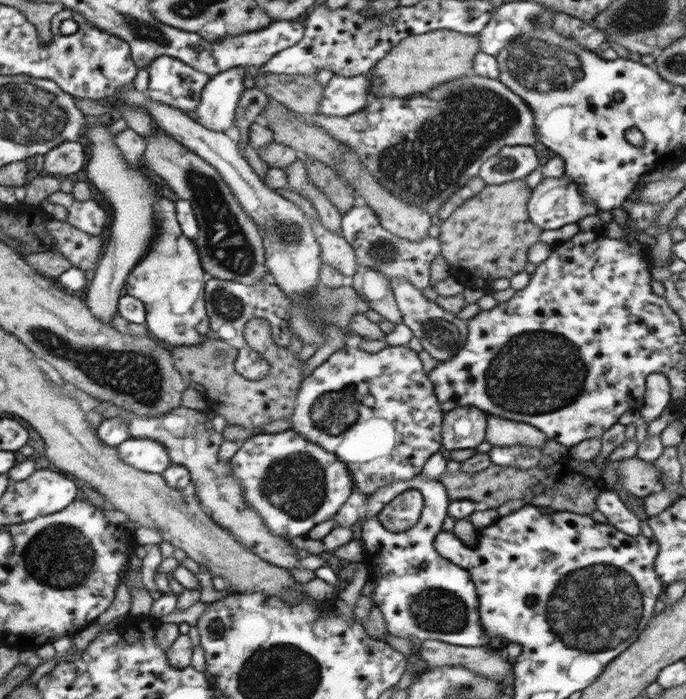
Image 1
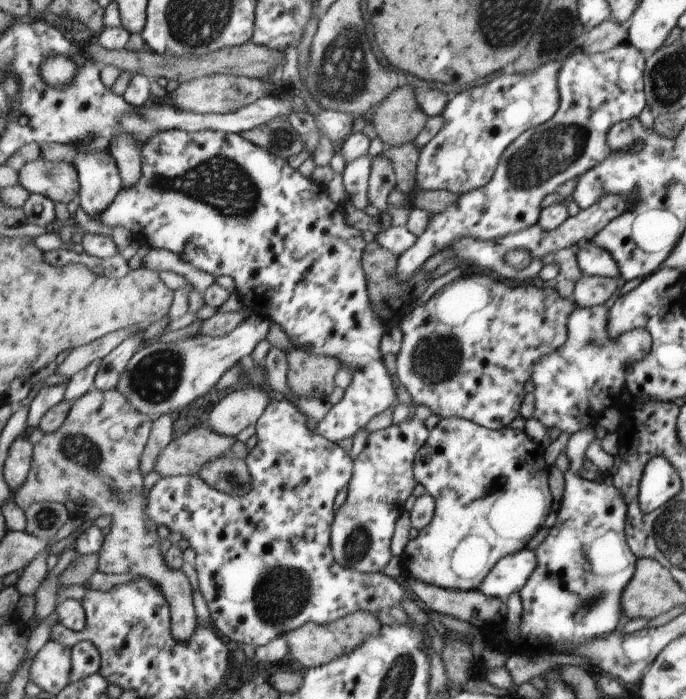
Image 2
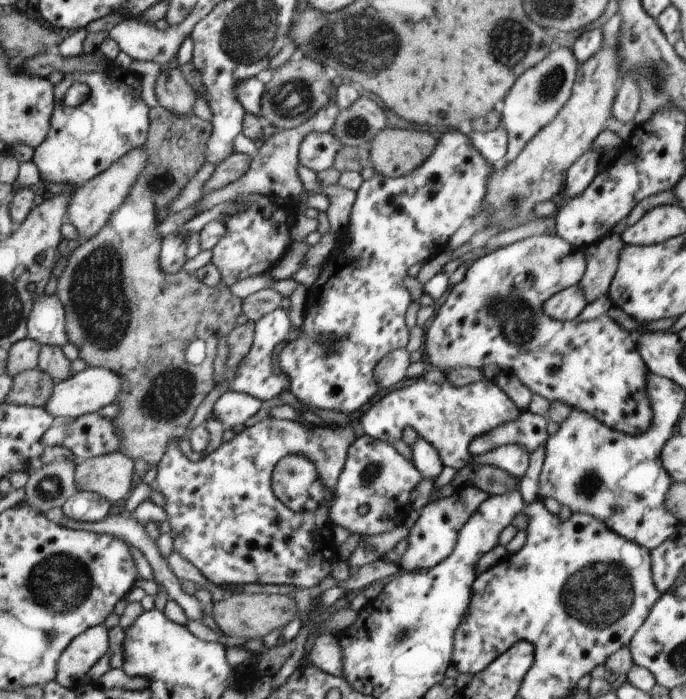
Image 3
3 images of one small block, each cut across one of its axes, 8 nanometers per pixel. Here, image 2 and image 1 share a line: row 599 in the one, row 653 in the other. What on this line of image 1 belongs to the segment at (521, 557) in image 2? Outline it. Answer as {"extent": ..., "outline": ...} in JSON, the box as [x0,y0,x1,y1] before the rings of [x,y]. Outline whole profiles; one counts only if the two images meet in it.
{"extent":[334,474,507,658],"outline":[[[422,474],[413,480],[403,481],[384,487],[374,495],[367,496],[354,493],[343,505],[334,519],[337,527],[352,527],[362,518],[362,541],[366,544],[365,556],[359,562],[368,567],[369,574],[374,573],[374,594],[370,596],[373,605],[380,606],[386,622],[387,632],[400,638],[415,640],[442,641],[458,646],[498,650],[507,658],[503,647],[492,646],[492,639],[487,636],[485,626],[479,614],[479,593],[466,569],[459,568],[451,561],[438,555],[433,542],[442,531],[450,505],[446,487],[440,481],[424,480]]]}

